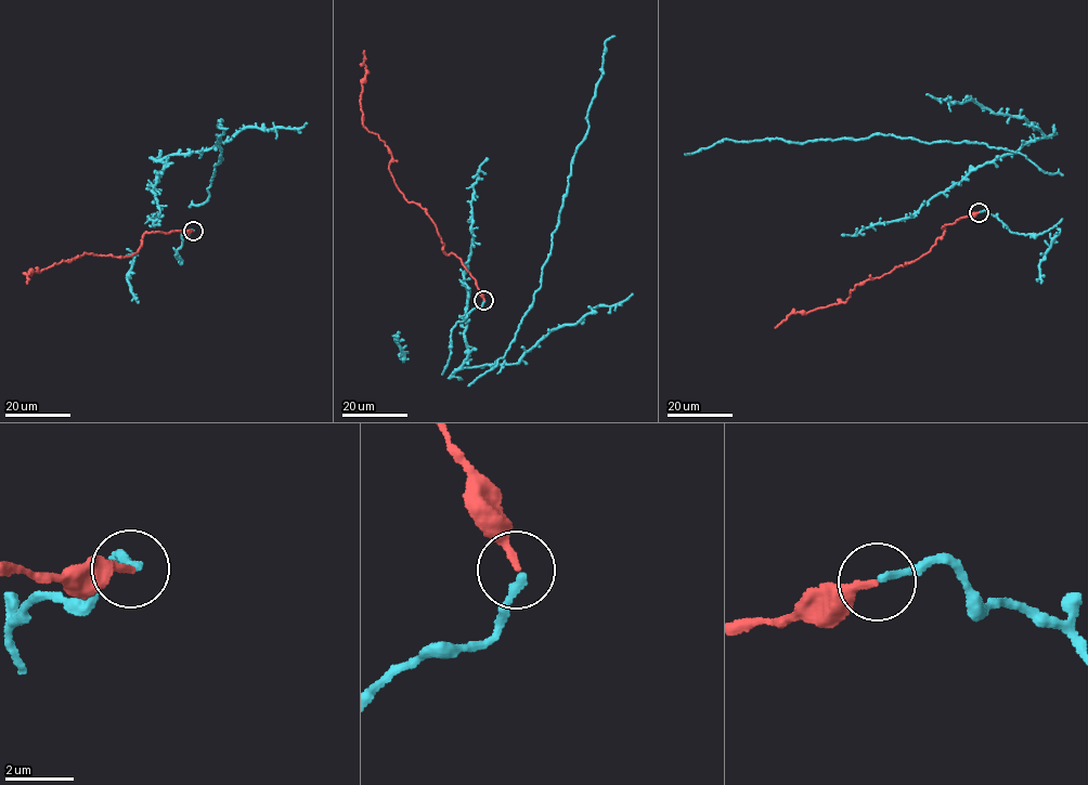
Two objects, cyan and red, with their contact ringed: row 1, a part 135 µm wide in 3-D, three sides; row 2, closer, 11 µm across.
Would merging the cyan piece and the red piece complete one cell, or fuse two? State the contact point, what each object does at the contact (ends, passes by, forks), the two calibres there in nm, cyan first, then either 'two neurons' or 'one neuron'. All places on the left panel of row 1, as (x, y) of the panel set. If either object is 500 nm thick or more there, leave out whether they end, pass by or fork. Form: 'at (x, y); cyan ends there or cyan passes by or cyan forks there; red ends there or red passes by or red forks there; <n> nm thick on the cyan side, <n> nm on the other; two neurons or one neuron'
at (193, 231); cyan ends there; red ends there; 220 nm thick on the cyan side, 200 nm on the other; one neuron

